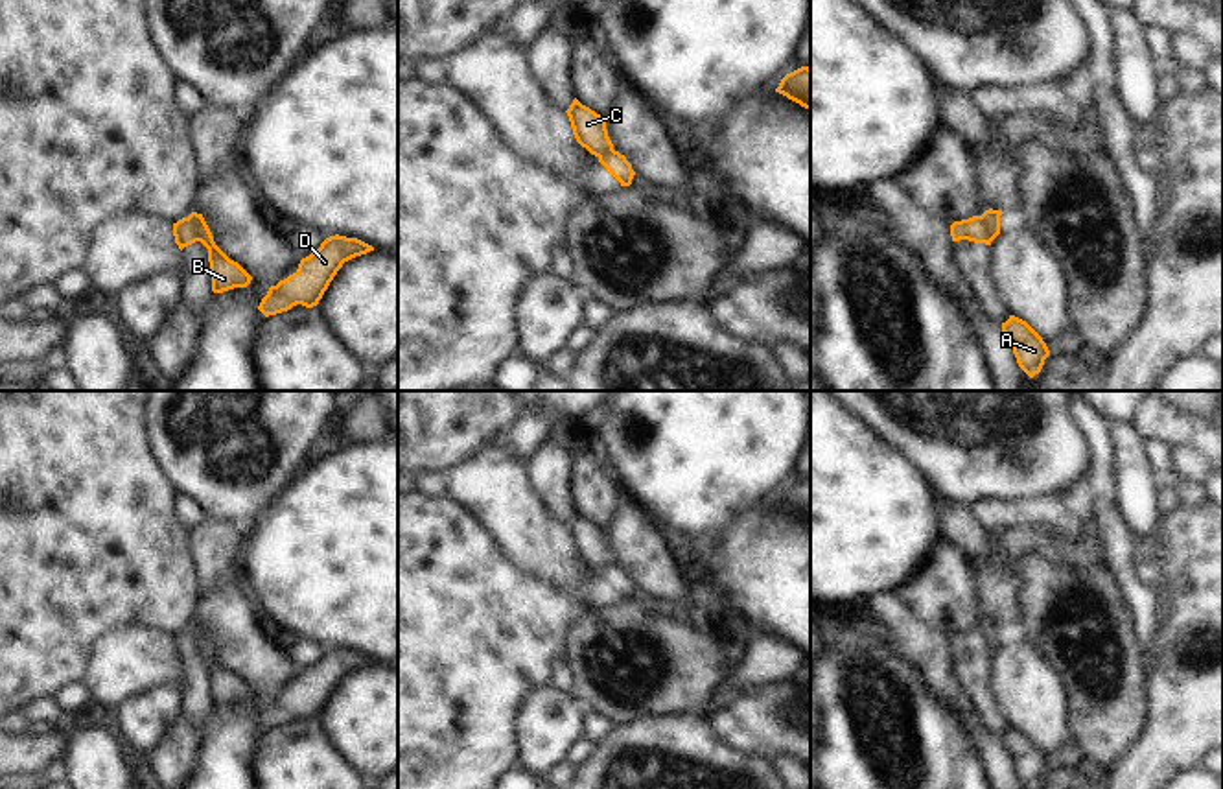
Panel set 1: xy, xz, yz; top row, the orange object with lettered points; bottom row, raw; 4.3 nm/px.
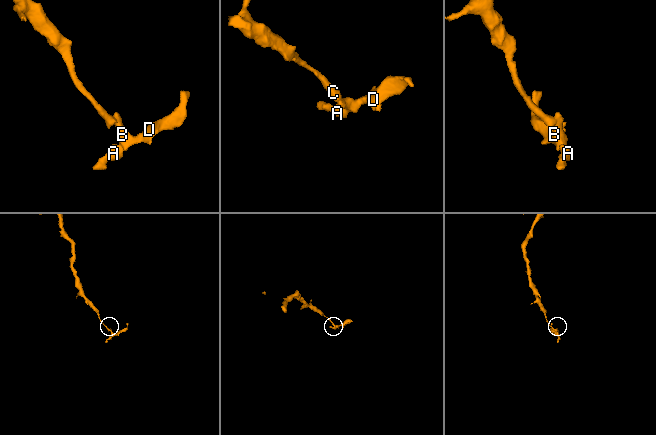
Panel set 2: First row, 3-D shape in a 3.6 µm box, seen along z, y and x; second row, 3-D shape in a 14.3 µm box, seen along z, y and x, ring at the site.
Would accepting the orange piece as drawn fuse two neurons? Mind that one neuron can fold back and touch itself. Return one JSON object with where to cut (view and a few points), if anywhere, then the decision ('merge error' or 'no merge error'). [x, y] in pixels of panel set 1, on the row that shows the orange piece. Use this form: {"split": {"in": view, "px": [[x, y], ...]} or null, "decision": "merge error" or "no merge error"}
{"split": {"in": "xy", "px": [[186, 218], [198, 225], [201, 240]]}, "decision": "merge error"}

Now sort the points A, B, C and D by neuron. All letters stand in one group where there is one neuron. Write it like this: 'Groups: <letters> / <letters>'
Groups: A B D / C.

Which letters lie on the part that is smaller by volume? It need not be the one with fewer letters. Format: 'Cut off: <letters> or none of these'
Cut off: A, B, D

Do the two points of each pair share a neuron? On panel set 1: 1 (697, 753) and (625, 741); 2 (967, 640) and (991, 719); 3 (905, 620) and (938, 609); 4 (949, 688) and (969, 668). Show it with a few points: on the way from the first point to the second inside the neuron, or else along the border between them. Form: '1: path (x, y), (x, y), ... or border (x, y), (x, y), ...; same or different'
1: path (678, 753), (643, 751); same
2: path (971, 660), (982, 699); same
3: border (897, 594), (925, 624), (949, 638); different
4: border (949, 638), (953, 677), (980, 718); different

